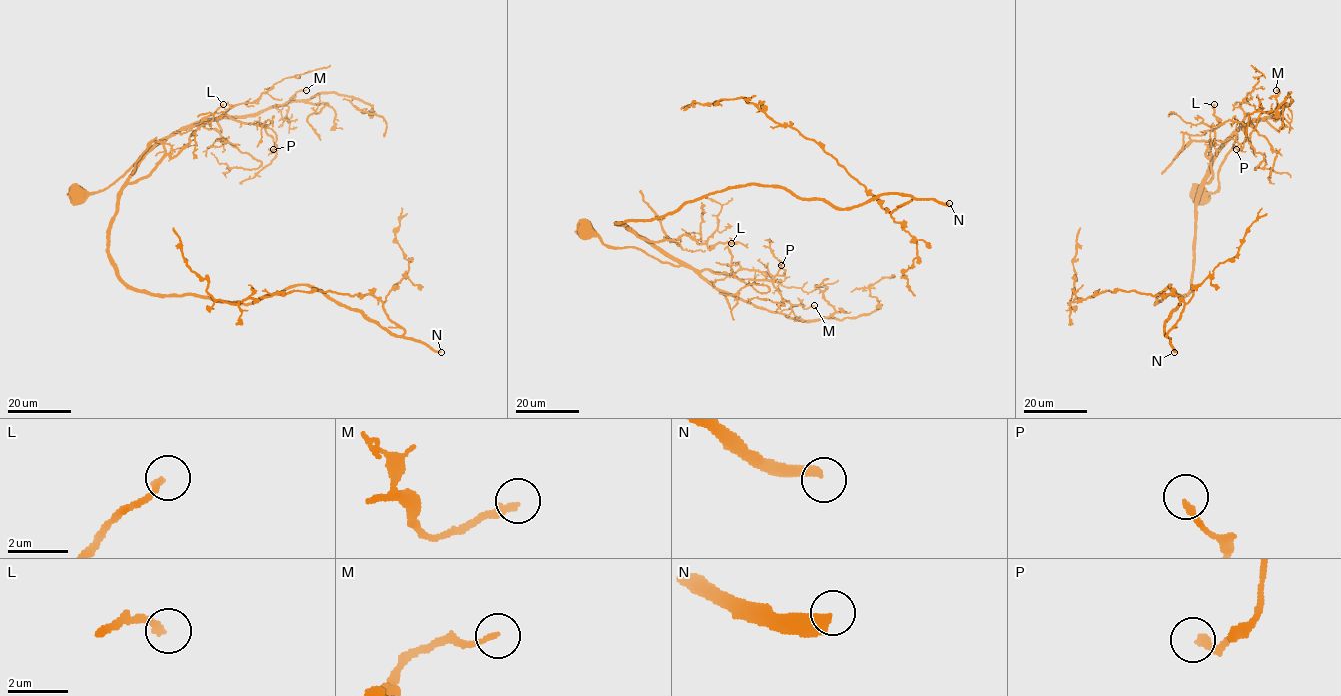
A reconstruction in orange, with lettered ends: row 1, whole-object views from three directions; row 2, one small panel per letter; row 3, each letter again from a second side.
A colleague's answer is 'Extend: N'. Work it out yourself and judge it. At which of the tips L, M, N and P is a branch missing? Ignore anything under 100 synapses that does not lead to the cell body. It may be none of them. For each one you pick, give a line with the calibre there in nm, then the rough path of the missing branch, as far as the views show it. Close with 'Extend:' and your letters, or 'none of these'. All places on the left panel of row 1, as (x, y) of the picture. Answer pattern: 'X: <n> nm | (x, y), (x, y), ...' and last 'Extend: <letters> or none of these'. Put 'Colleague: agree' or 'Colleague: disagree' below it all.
N: 400 nm
Extend: N
Colleague: agree

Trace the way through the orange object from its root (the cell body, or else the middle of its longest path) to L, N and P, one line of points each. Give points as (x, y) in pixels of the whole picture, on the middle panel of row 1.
L: (586, 226), (604, 244), (637, 247), (676, 266), (636, 235), (653, 241), (689, 235), (708, 249), (731, 243)
N: (586, 226), (604, 244), (677, 266), (616, 223), (750, 184), (838, 208), (889, 193), (949, 203)
P: (586, 226), (604, 244), (637, 247), (663, 262), (694, 270), (772, 280), (784, 275), (781, 265)

